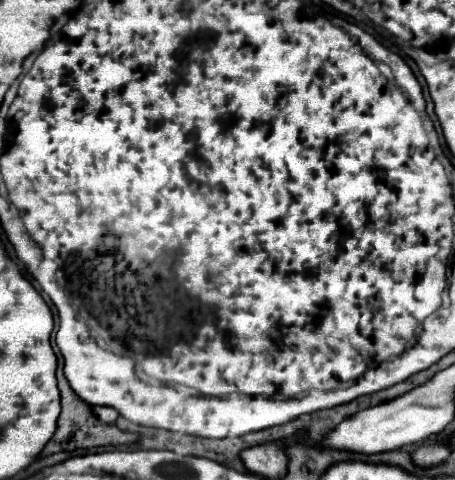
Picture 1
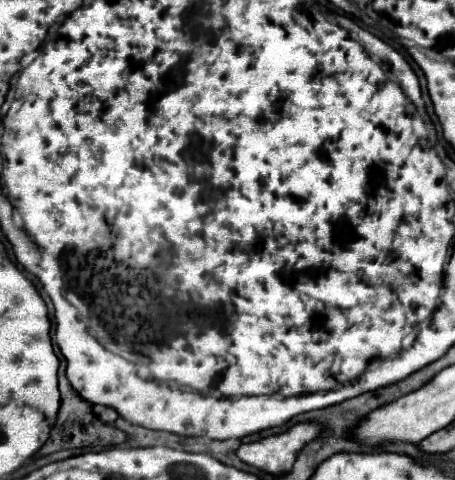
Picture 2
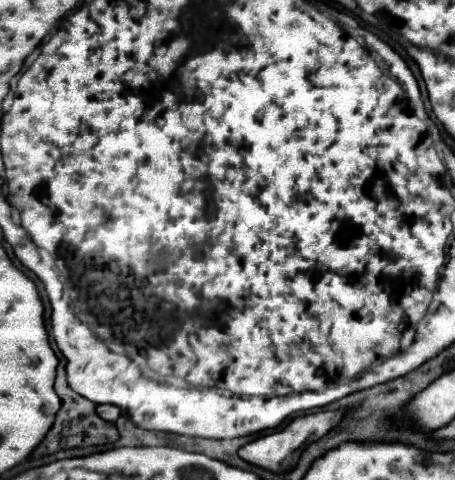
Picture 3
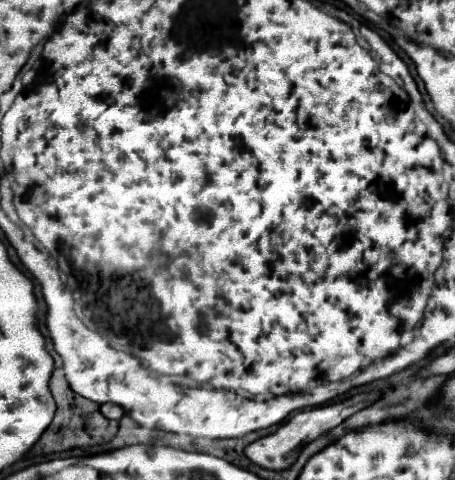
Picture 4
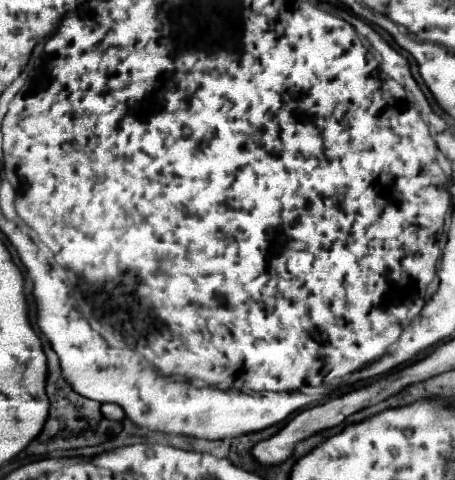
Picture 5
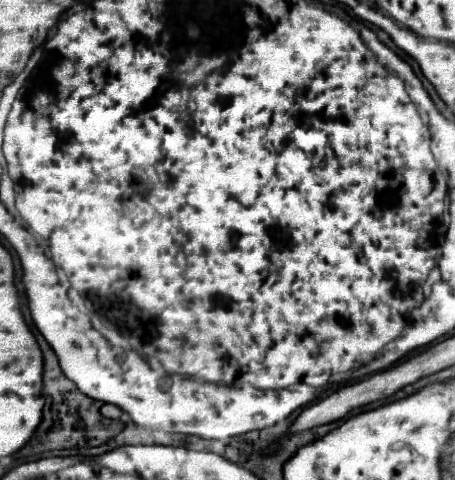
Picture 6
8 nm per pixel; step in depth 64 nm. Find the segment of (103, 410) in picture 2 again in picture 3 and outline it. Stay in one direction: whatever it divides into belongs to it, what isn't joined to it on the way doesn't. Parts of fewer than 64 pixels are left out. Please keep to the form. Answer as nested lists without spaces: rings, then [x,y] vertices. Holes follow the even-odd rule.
[[[104,404],[104,406],[96,406],[96,412],[102,420],[106,422],[116,422],[116,418],[120,416],[120,410],[116,406],[110,406],[110,404]]]

